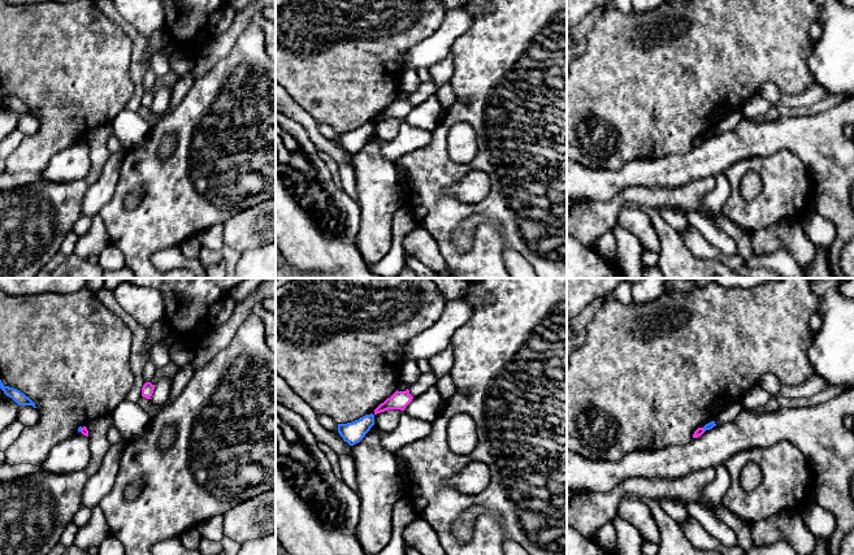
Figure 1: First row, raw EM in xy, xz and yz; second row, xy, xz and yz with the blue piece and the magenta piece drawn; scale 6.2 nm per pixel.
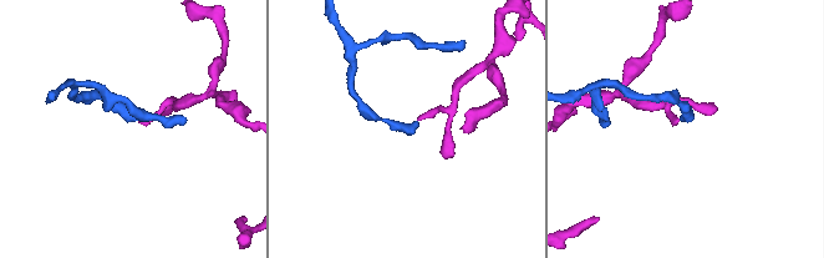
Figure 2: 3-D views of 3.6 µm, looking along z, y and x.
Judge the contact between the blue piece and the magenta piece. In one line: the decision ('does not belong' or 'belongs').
does not belong

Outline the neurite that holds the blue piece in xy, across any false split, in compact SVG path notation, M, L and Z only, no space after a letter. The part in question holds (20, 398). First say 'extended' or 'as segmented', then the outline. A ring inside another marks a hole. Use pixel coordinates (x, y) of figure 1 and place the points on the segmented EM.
as segmented | M0 380L0 389L4 391L6 396L12 398L18 406L32 406L34 408L36 408L35 403L29 396L26 396L23 393L21 393L17 389L5 386L1 382L1 380Z

